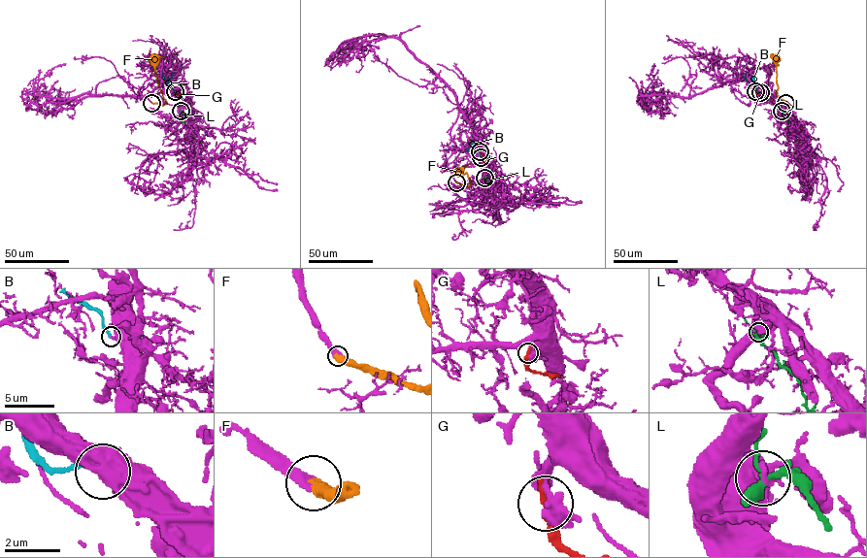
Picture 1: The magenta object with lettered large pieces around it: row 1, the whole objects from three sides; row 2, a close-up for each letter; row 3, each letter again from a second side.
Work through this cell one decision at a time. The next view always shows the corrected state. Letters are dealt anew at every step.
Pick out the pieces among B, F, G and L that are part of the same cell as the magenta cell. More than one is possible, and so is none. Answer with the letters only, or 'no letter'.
F

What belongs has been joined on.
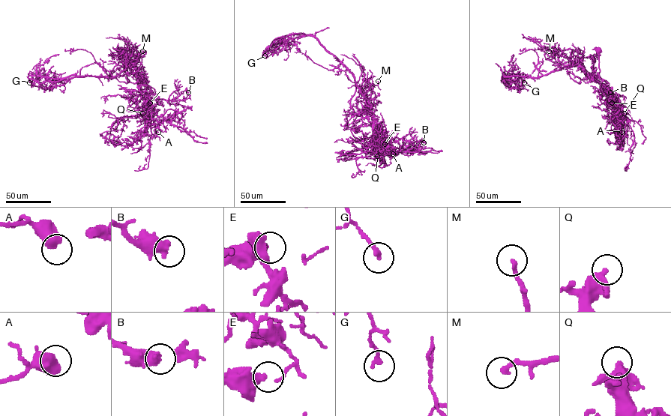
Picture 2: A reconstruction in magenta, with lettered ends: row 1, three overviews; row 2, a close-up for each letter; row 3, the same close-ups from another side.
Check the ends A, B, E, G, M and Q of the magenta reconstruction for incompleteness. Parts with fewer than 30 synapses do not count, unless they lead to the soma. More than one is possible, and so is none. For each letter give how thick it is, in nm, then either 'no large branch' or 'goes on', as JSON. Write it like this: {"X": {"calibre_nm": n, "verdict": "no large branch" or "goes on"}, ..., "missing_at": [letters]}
{"A": {"calibre_nm": 600, "verdict": "no large branch"}, "B": {"calibre_nm": 550, "verdict": "no large branch"}, "E": {"calibre_nm": 460, "verdict": "no large branch"}, "G": {"calibre_nm": 240, "verdict": "no large branch"}, "M": {"calibre_nm": 220, "verdict": "no large branch"}, "Q": {"calibre_nm": 340, "verdict": "no large branch"}, "missing_at": []}

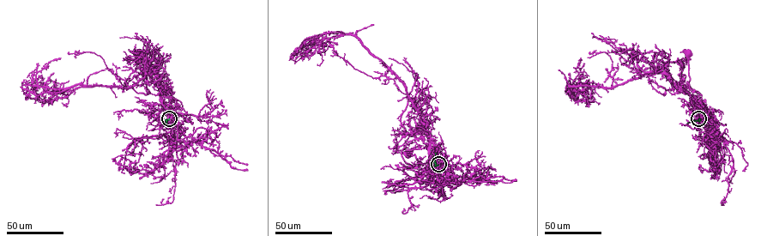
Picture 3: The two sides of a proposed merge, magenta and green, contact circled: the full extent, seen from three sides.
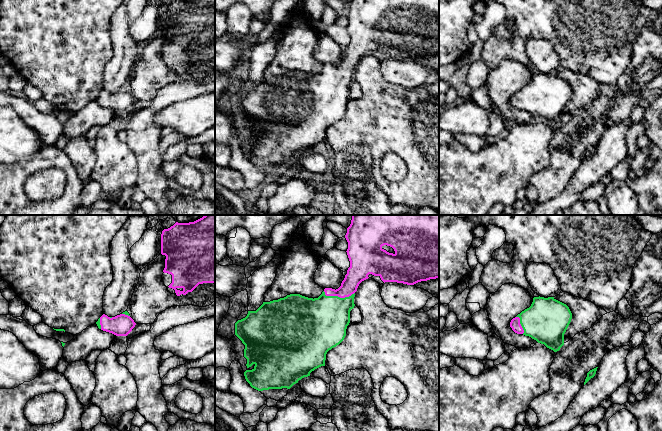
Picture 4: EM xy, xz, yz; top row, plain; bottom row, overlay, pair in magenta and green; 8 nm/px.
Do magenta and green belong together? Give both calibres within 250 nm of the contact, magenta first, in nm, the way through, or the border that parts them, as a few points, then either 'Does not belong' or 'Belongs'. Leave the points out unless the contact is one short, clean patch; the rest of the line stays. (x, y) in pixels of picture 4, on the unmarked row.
Thickness 160 nm (magenta) against 400 nm. Path across: xz (357, 48), (350, 60), (338, 72), (338, 78), (321, 98). Belongs

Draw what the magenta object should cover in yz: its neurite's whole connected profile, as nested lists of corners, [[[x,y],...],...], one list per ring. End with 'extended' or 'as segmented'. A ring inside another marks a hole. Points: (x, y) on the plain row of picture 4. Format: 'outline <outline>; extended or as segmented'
outline [[[534,73],[531,82],[510,98],[517,110],[523,110],[557,128],[564,121],[564,110],[571,98],[569,83],[554,73]]]; extended

